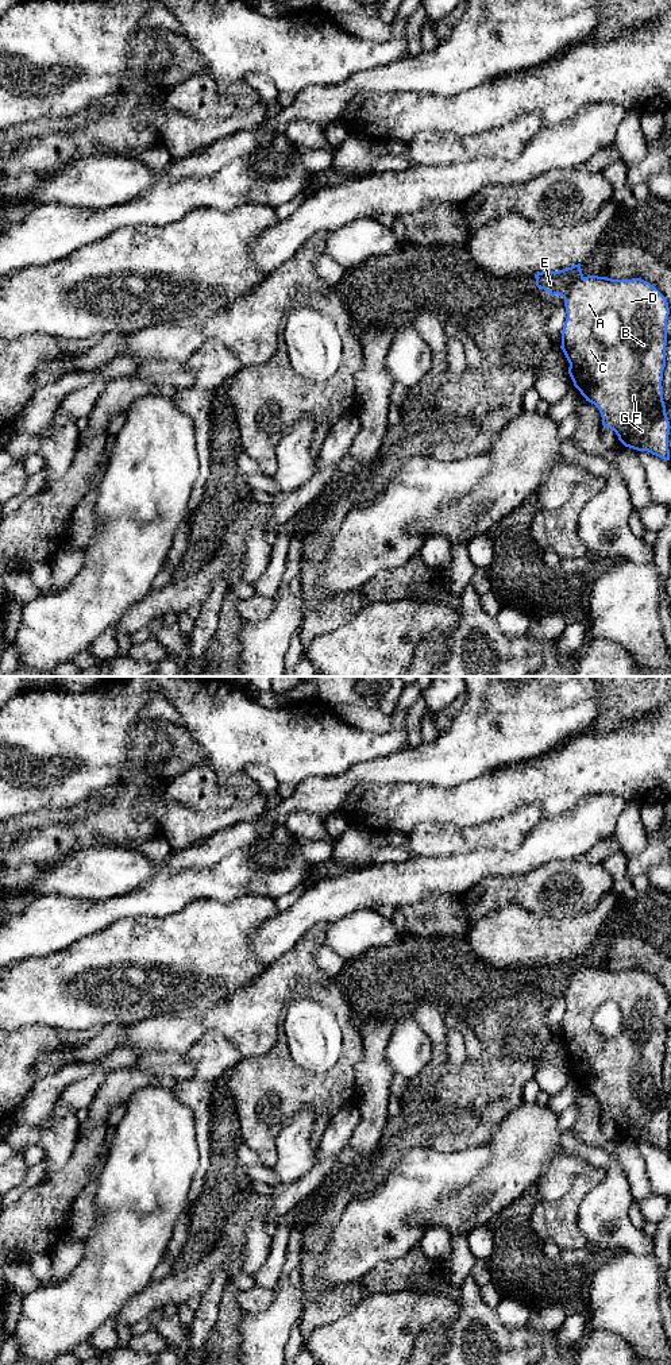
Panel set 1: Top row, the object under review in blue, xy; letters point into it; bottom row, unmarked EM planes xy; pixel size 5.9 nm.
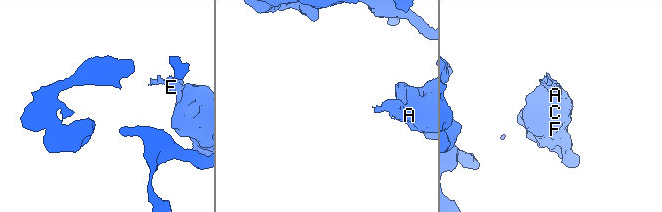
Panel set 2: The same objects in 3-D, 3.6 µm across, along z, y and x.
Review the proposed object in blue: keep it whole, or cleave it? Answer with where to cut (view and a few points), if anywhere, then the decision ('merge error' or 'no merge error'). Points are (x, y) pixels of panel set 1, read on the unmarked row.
cut in xy along (582, 967), (573, 974), (565, 990); merge error

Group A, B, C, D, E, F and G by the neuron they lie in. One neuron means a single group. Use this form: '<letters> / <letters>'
A B C D F G / E

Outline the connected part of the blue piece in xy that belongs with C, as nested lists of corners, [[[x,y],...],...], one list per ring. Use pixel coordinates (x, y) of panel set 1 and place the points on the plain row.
[[[587,967],[572,973],[568,987],[564,990],[564,998],[567,1009],[562,1022],[560,1040],[570,1054],[568,1065],[574,1077],[586,1092],[598,1099],[602,1117],[613,1121],[625,1138],[648,1142],[670,1152],[670,1113],[662,1077],[670,1006],[667,990],[653,976],[641,969],[612,971]]]

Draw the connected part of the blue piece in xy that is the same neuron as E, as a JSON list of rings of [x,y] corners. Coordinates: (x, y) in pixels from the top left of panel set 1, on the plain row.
[[[581,955],[558,963],[535,965],[537,979],[544,980],[551,987],[559,986],[563,990],[568,987],[572,973],[581,968],[583,968]]]

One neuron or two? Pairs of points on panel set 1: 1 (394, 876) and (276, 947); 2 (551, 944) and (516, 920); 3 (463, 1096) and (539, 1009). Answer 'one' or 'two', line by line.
1: one
2: one
3: one

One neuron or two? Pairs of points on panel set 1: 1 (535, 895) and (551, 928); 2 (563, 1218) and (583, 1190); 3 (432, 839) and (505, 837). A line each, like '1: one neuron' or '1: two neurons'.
1: two neurons
2: one neuron
3: one neuron

